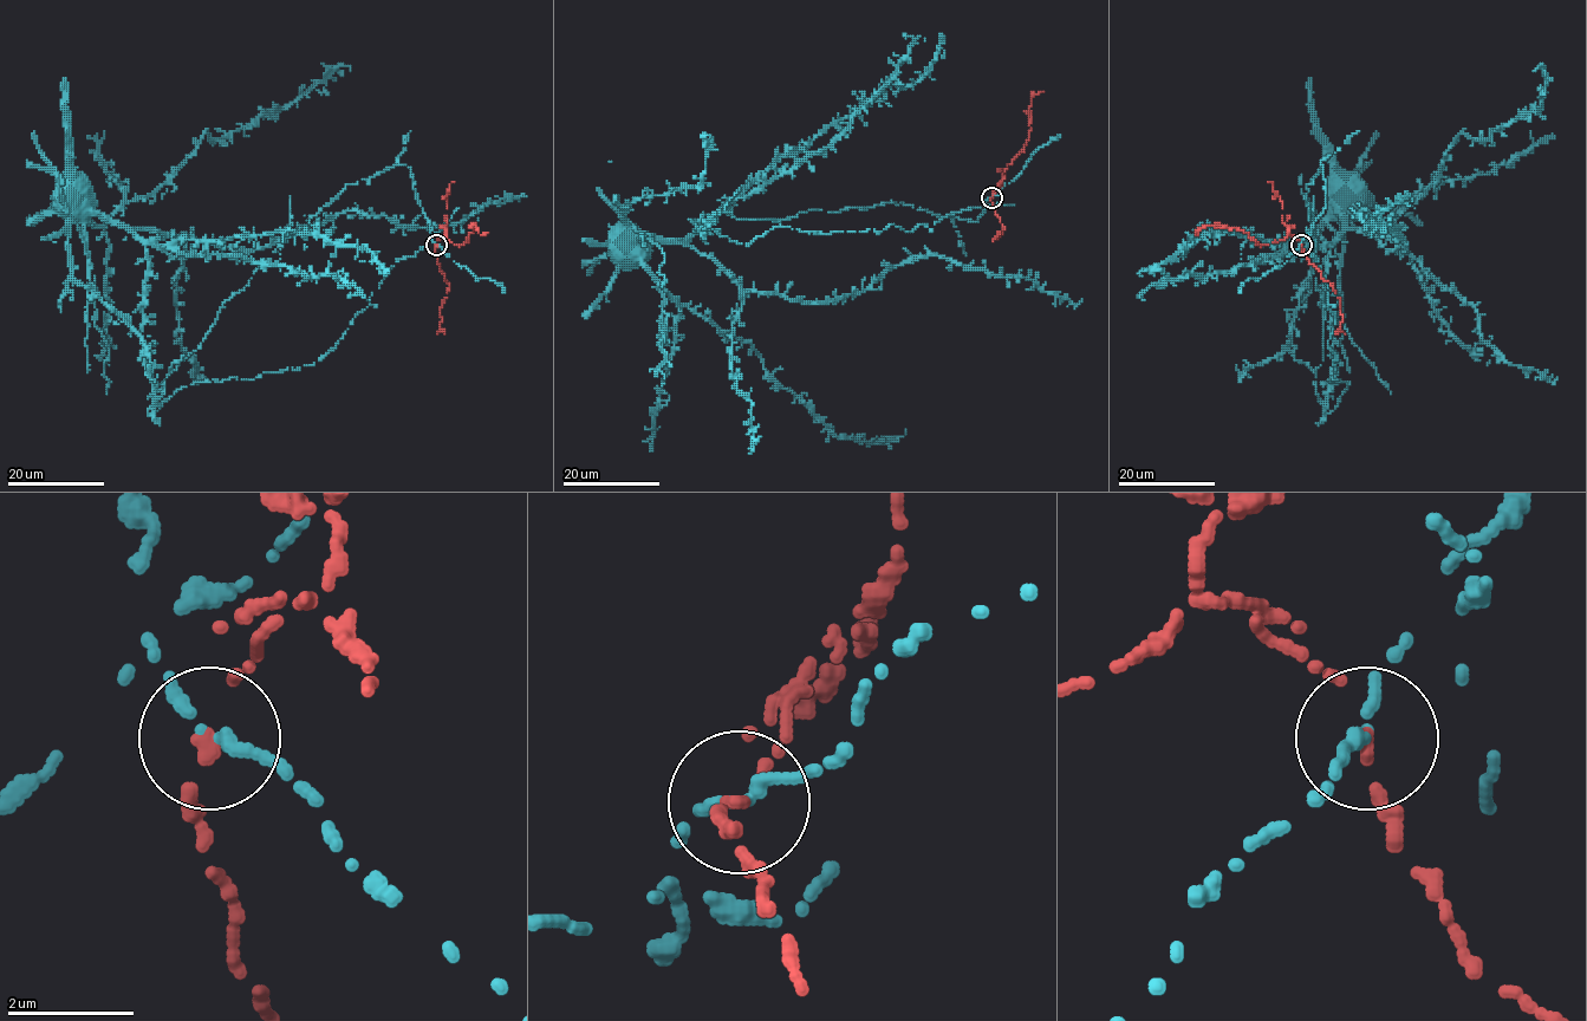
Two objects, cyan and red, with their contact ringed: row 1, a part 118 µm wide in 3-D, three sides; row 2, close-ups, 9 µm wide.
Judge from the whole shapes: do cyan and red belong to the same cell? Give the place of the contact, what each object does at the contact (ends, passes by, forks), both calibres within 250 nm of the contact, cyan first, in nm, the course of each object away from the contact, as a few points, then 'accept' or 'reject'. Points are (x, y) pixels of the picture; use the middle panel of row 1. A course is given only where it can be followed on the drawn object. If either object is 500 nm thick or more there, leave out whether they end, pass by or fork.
place (992, 197); cyan passes by; red passes by; calibres 170 and 140 nm; course cyan (990, 197), (973, 222), (885, 202), (781, 220), (720, 212), (682, 239), (646, 236), (628, 225); course red (990, 197), (1003, 170), (1022, 151), (1031, 128), (1031, 99), (1034, 92), (1042, 91); reject

